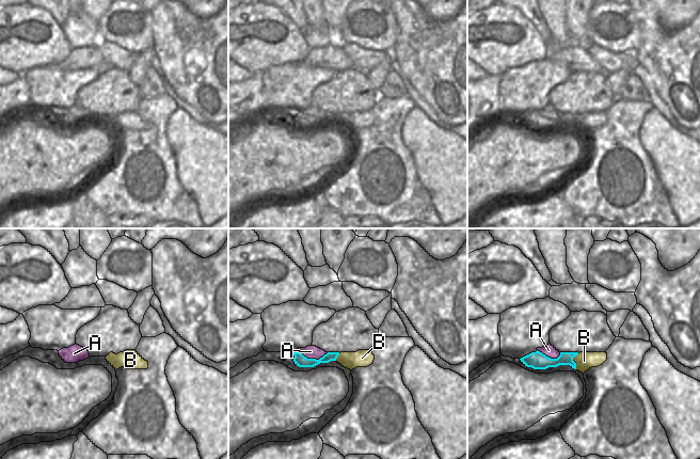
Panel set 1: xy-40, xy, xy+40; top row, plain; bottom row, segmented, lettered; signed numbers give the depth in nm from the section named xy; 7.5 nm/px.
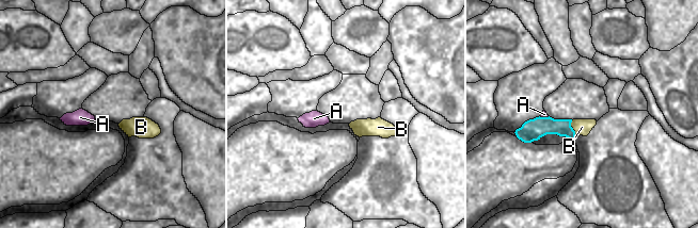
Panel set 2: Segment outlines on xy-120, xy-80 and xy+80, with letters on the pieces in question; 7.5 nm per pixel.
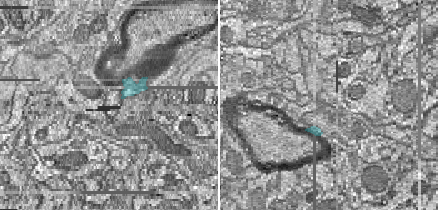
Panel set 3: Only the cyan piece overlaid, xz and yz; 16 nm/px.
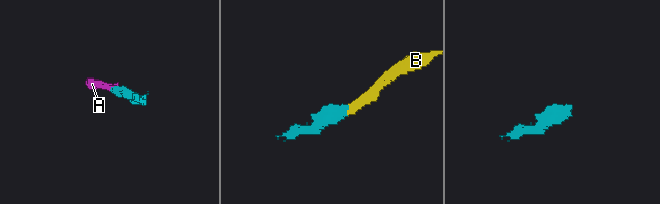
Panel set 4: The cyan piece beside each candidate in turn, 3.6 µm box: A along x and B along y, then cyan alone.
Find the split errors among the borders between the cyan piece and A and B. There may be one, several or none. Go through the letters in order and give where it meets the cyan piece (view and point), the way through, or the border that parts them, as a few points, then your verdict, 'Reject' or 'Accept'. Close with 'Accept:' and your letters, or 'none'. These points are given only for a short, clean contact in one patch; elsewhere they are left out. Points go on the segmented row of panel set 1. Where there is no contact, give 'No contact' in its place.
A: Touches cyan at xy (312, 359). Boundary: xy (295, 351), (300, 351), (309, 359), (319, 359), (328, 352). Reject
B: Touches cyan at xy+40 (573, 361). Path across: xy+40 (540, 361), (573, 361), (584, 361). Accept
Accept: B

